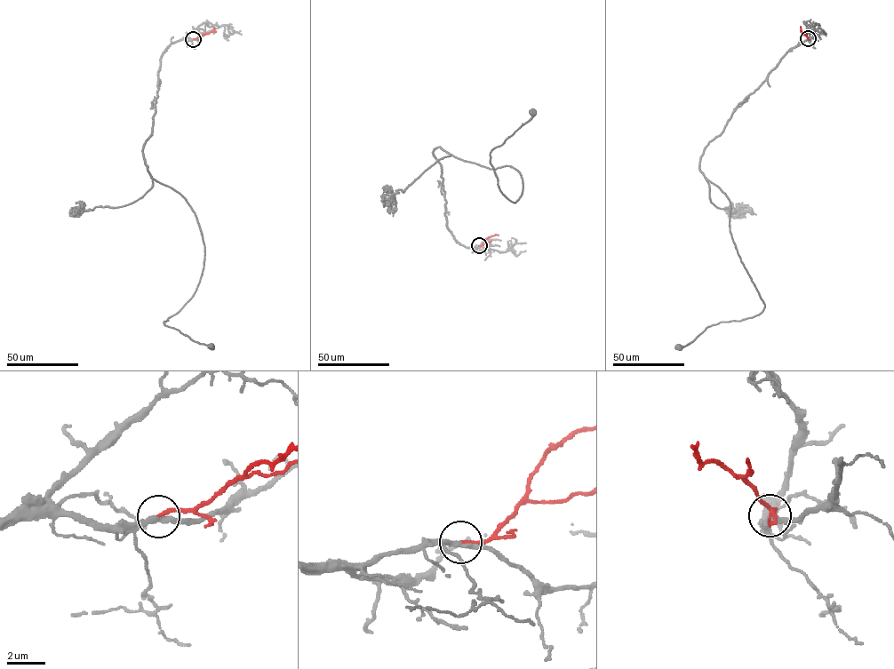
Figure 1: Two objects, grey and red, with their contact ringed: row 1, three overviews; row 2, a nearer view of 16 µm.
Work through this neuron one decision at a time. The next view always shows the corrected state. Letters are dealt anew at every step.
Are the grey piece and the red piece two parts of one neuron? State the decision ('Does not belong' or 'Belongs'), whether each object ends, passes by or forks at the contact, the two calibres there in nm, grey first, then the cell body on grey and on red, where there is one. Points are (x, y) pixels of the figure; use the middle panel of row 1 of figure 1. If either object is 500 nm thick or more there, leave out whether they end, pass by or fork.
Belongs. At the ring grey passes by. At the ring red ends. Thickness 240 nm (grey) against 190 nm. Soma of grey: (532, 112). Soma of red: none

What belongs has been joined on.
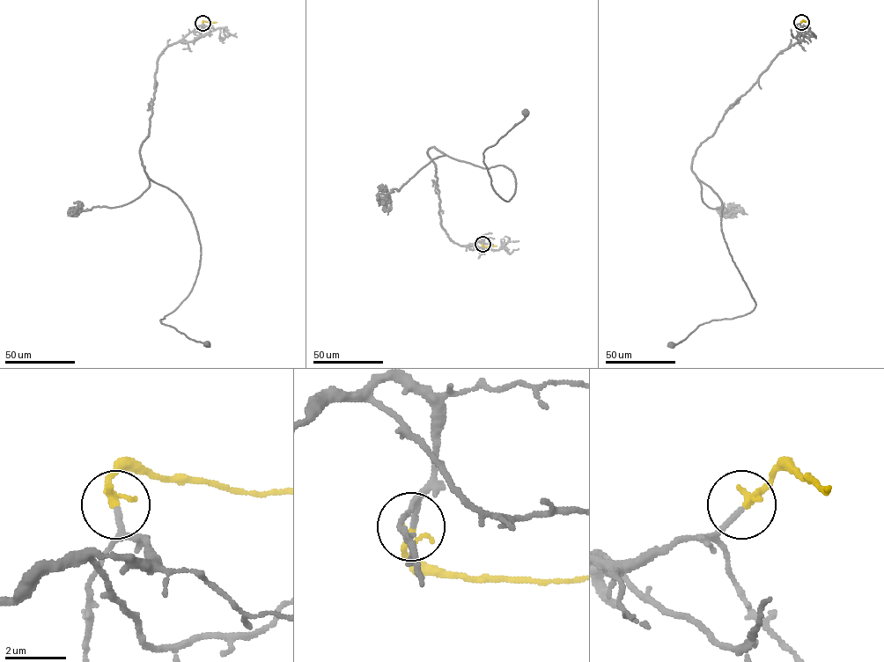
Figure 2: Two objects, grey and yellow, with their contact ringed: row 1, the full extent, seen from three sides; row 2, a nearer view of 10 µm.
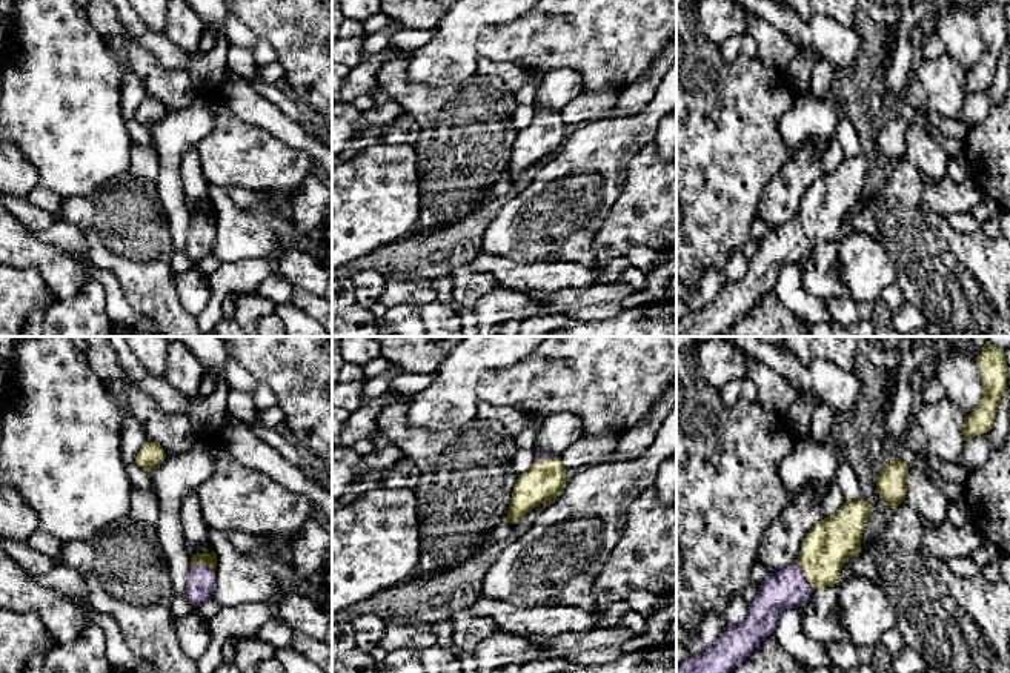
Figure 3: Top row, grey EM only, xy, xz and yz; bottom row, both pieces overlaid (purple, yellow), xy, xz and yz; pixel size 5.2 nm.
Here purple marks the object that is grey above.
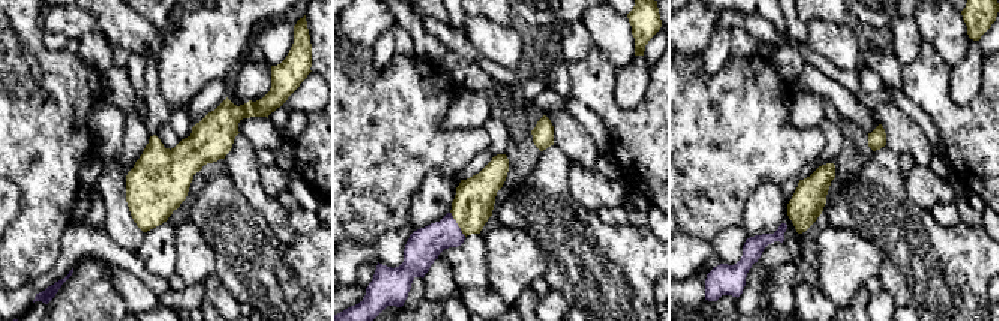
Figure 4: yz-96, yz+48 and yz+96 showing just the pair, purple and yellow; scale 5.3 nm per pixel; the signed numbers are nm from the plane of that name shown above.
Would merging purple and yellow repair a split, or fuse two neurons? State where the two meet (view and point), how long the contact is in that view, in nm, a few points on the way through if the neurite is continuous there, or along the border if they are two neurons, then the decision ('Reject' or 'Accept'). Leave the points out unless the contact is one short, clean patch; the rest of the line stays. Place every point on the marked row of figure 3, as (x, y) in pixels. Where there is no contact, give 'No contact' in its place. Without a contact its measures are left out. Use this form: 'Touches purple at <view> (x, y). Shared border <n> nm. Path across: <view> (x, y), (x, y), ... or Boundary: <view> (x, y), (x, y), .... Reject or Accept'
Touches purple at yz (803, 575). Shared border 180 nm. Path across: yz (784, 589), (789, 589), (803, 575), (832, 541). Accept

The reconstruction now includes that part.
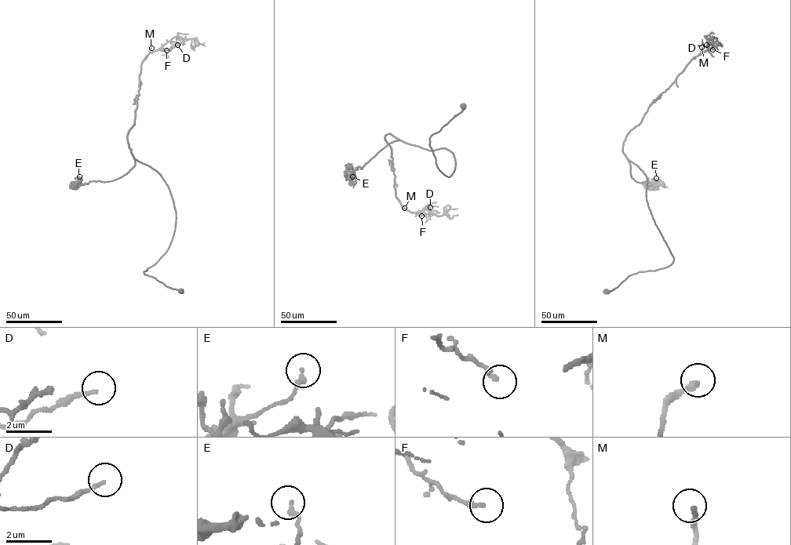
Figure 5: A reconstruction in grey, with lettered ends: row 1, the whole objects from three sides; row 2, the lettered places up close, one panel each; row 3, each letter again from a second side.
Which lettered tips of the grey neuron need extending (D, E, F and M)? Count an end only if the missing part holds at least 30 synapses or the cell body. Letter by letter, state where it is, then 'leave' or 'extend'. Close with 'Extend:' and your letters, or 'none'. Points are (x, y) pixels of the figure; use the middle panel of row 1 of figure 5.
D: at (430, 207); leave
E: at (352, 176); leave
F: at (421, 216); leave
M: at (404, 208); extend
Extend: M

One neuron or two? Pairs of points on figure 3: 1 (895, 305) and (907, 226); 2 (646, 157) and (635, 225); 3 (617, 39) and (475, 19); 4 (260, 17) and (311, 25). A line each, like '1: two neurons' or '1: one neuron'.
1: two neurons
2: one neuron
3: two neurons
4: one neuron

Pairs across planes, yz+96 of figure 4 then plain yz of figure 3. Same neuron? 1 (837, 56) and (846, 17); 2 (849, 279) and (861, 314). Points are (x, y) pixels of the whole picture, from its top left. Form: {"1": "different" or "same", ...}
{"1": "different", "2": "different"}

